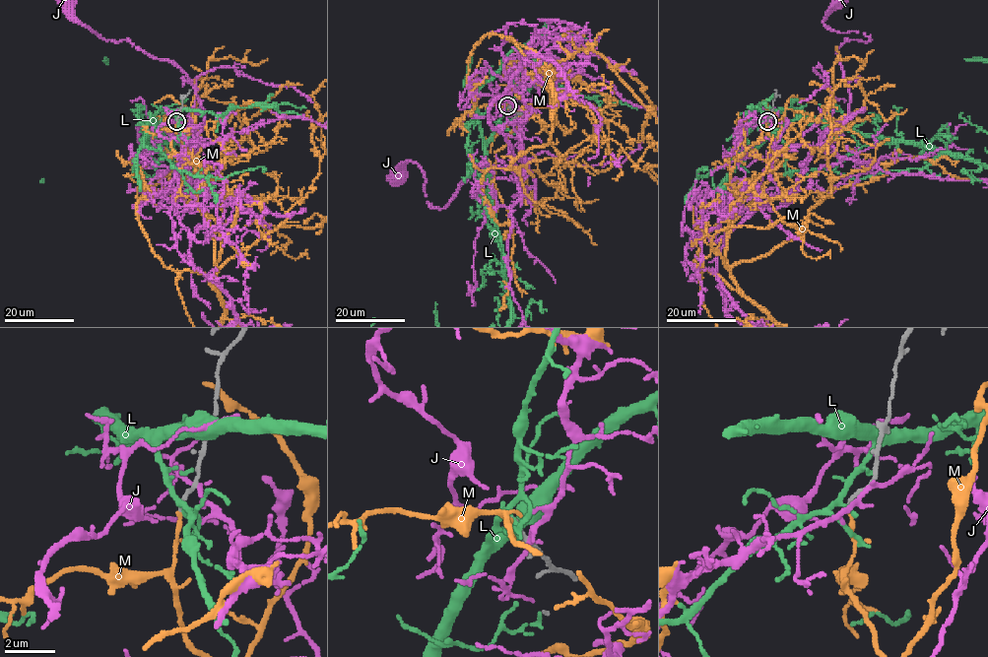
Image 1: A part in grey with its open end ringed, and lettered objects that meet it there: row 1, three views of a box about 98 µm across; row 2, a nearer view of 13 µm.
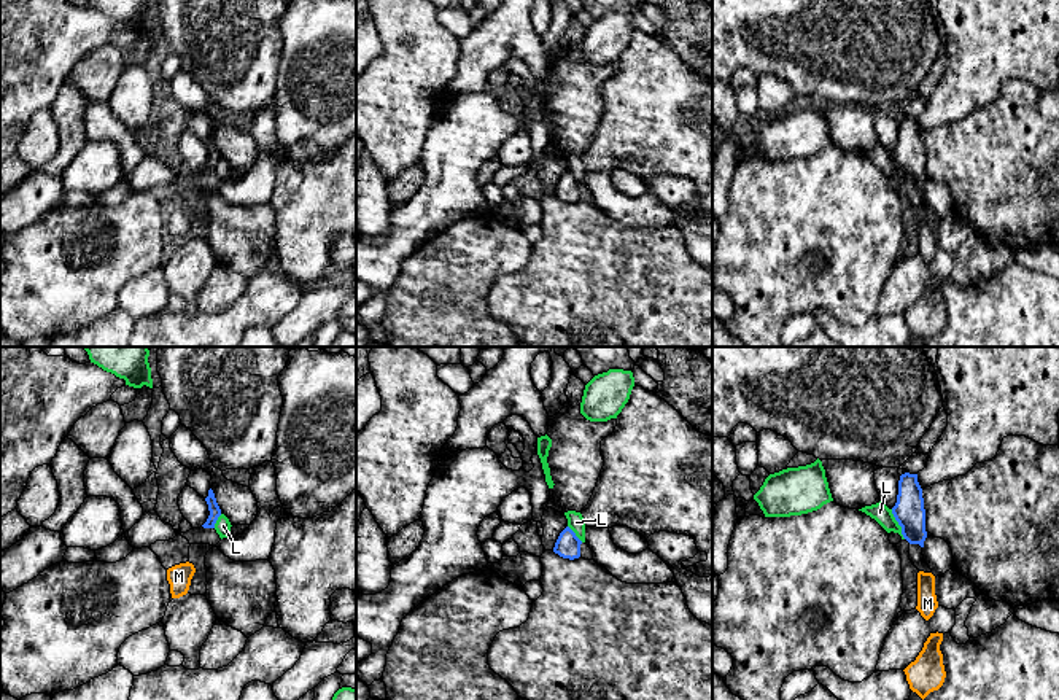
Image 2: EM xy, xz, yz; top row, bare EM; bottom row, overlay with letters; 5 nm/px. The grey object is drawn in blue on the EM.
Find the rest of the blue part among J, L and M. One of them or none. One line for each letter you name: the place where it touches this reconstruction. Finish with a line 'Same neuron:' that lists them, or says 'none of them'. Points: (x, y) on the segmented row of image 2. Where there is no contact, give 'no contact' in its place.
M: no contact
Same neuron: M

